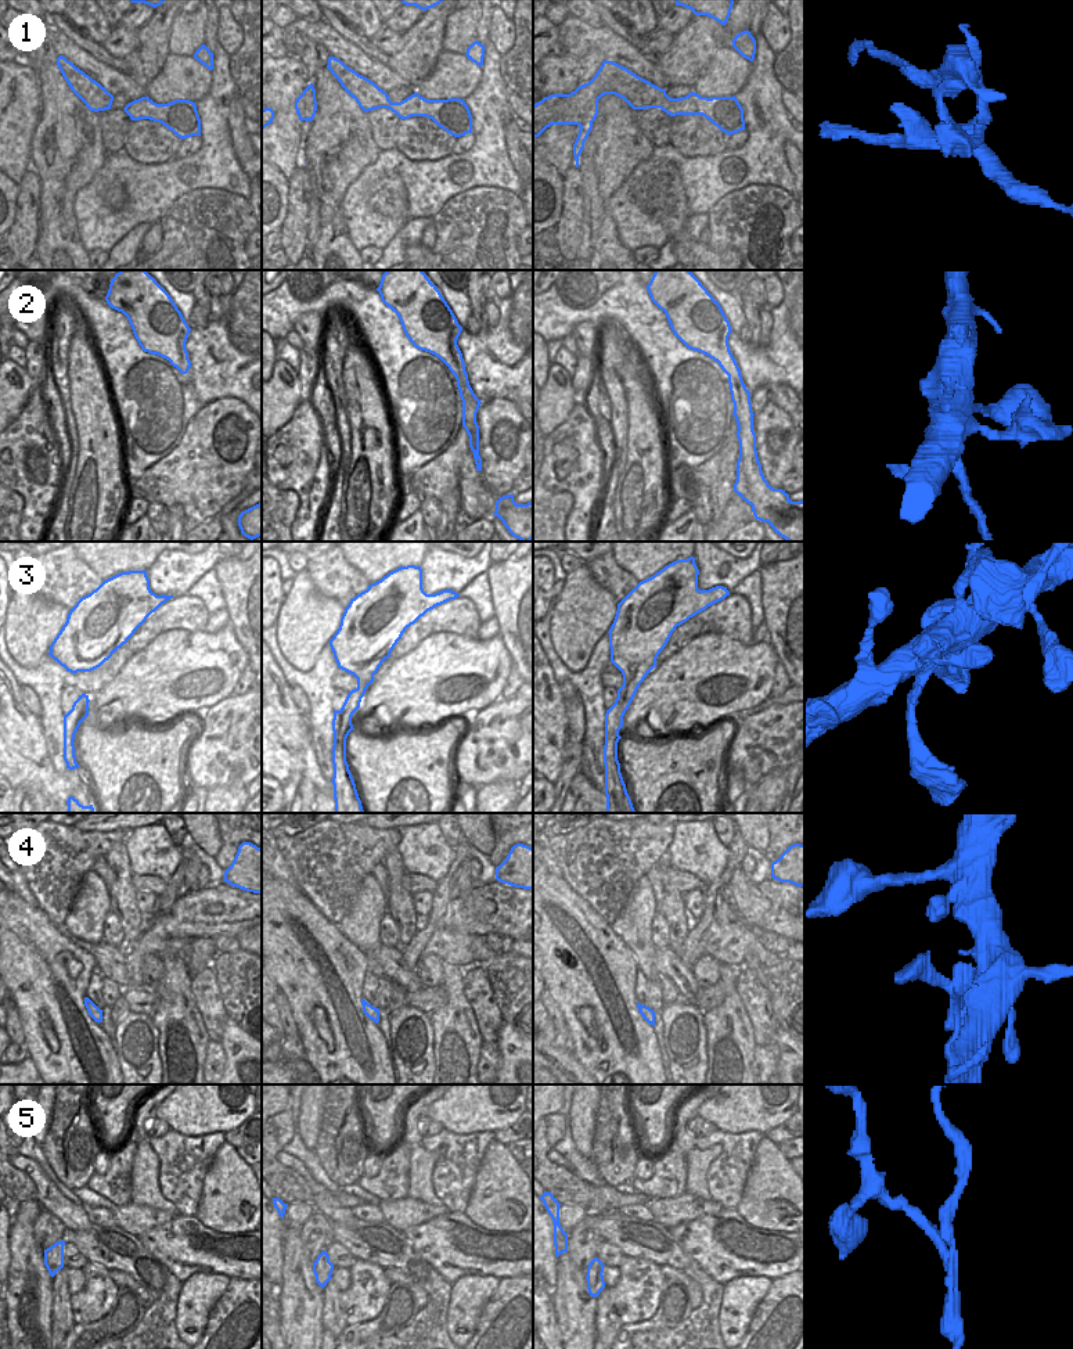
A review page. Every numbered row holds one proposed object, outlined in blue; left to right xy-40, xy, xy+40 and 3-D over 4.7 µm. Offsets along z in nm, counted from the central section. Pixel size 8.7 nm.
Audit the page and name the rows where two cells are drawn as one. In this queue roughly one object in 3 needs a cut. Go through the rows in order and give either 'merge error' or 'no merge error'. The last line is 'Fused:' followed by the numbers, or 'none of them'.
1: merge error
2: no merge error
3: no merge error
4: no merge error
5: merge error
Fused: 1, 5

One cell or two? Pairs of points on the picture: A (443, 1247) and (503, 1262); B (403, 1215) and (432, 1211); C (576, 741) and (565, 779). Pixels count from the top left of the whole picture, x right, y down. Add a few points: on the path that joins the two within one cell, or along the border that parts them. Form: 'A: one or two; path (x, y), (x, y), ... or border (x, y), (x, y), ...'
A: one; path (458, 1249), (488, 1261)
B: one; path (410, 1212), (425, 1212)
C: one; path (573, 751), (568, 769)

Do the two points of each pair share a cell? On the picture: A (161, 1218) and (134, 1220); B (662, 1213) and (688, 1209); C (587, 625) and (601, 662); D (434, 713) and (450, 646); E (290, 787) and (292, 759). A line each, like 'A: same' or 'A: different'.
A: same
B: same
C: different
D: same
E: different

